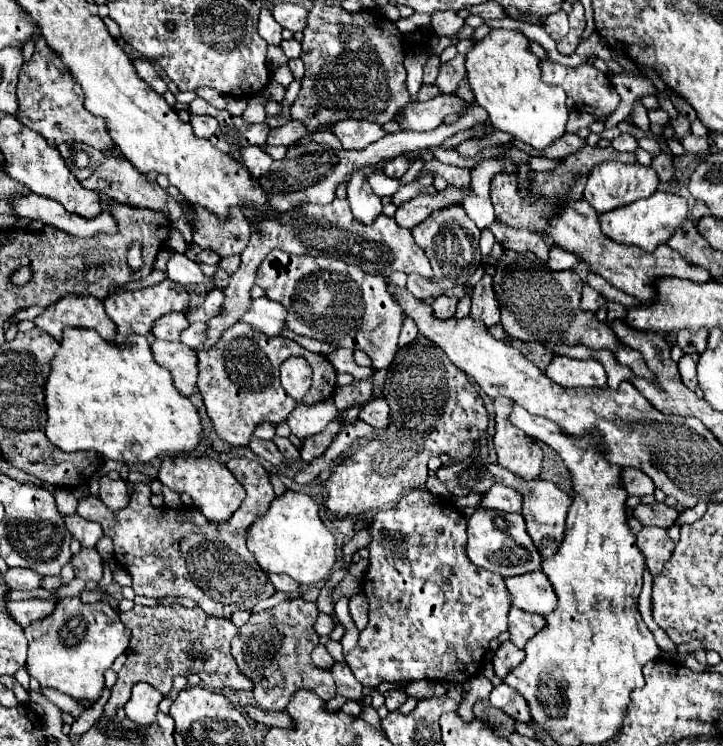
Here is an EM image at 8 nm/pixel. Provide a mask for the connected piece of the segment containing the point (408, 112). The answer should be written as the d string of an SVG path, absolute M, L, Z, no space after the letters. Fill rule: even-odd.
M439 94L429 102L411 102L403 110L401 124L405 130L435 130L445 116L449 114L463 114L469 108L469 104L459 98L457 94Z

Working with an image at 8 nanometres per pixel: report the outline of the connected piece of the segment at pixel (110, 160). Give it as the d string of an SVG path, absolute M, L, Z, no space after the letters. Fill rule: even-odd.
M109 148L103 150L103 160L101 166L93 172L93 176L89 180L85 180L83 184L85 188L91 190L99 190L103 194L107 194L109 198L115 198L123 204L131 204L131 206L139 206L139 208L155 208L155 210L163 210L171 216L171 220L179 220L181 214L185 212L181 204L177 204L173 198L167 196L167 192L155 182L155 180L147 180L147 176L143 176L139 170L135 170L117 148Z

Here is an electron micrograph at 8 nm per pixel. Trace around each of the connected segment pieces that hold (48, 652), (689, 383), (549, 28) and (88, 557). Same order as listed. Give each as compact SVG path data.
M69 596L57 600L57 606L49 616L31 622L25 628L25 636L29 642L27 672L37 678L41 686L55 688L75 700L91 702L101 698L105 670L111 668L115 658L129 646L129 632L119 620L119 612L107 602L83 604L79 598Z
M685 354L681 360L679 360L679 372L681 372L681 378L683 378L683 384L691 390L697 388L697 358L699 354Z
M557 12L557 14L551 14L547 16L547 24L543 24L545 32L557 42L561 40L567 32L569 32L569 20L567 20L567 14L565 12Z
M81 548L79 554L71 556L71 566L75 570L75 576L81 580L99 582L103 576L103 560L97 554L97 550Z

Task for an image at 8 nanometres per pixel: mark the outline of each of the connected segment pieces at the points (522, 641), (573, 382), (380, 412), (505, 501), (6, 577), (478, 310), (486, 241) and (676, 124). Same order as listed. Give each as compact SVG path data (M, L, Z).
M509 608L509 634L511 634L511 642L519 648L523 648L527 644L527 640L531 636L535 636L535 632L539 632L539 628L543 628L543 616L533 614L533 612L523 612L519 608Z
M555 356L545 374L559 386L589 386L589 388L603 388L607 386L607 374L603 366L595 360L573 360L565 356Z
M377 398L377 400L367 402L361 408L359 418L363 422L367 422L369 426L373 426L375 430L385 430L387 424L389 424L389 408L387 408L387 402L383 398Z
M493 484L489 494L485 492L481 496L479 508L493 508L501 512L521 512L521 496L513 488L507 488L503 484Z
M9 568L1 572L1 578L9 590L35 590L41 584L41 576L25 568Z
M485 274L473 290L471 318L483 320L485 326L493 326L493 324L499 324L499 314L501 314L501 310L499 310L499 302L497 302L497 296L493 290L493 278L489 274Z
M483 230L481 231L481 237L480 237L480 250L482 254L483 260L486 260L489 264L493 265L494 267L497 266L497 259L489 257L491 253L491 248L493 244L496 243L496 239L493 236L492 232L490 230Z
M679 116L679 118L671 120L671 126L673 126L675 134L677 134L677 140L683 140L685 136L689 136L689 134L691 134L691 128L689 128L689 120L685 120L683 116Z

